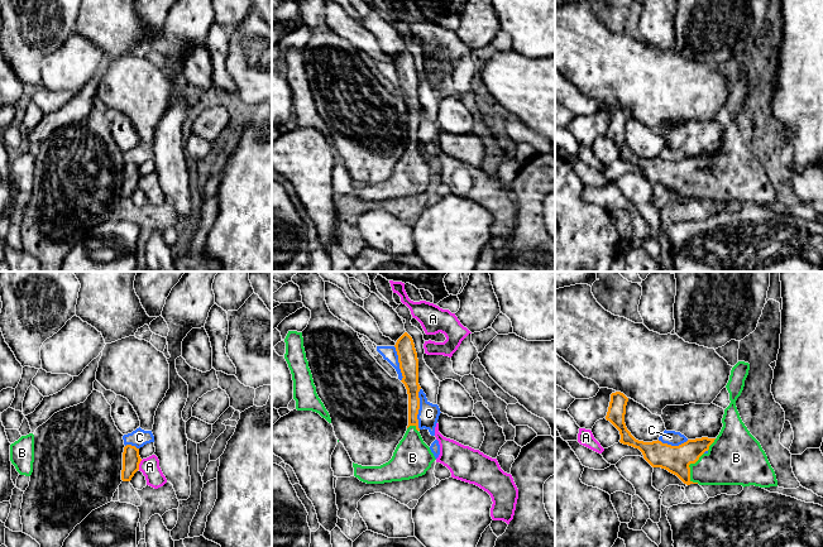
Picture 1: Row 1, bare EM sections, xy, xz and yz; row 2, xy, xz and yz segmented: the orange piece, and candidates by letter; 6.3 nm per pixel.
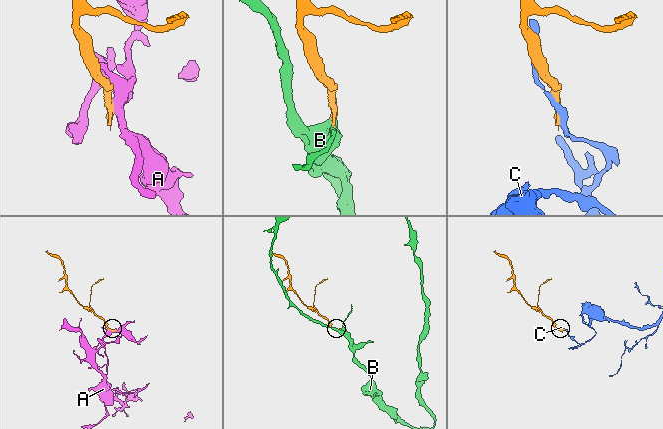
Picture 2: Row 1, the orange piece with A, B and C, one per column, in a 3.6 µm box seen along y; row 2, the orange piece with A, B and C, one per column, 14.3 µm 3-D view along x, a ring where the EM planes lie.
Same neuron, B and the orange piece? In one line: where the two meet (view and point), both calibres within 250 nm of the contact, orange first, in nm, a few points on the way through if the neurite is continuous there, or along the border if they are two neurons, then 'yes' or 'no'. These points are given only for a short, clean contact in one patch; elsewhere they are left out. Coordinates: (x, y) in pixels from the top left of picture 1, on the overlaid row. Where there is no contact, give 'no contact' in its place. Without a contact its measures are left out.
contact yz (688, 466); calibres 180 and 280 nm; yes

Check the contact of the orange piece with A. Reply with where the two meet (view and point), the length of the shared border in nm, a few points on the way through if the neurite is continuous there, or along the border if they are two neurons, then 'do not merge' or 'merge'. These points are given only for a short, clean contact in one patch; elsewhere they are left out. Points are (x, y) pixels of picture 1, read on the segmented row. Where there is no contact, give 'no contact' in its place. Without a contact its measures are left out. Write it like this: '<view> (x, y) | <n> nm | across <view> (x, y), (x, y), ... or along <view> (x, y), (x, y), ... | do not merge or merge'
xy (138, 465) | 70 nm | along xy (142, 460), (138, 469) | do not merge

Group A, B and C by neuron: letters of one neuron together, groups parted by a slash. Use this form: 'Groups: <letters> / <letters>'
Groups: A / B / C

